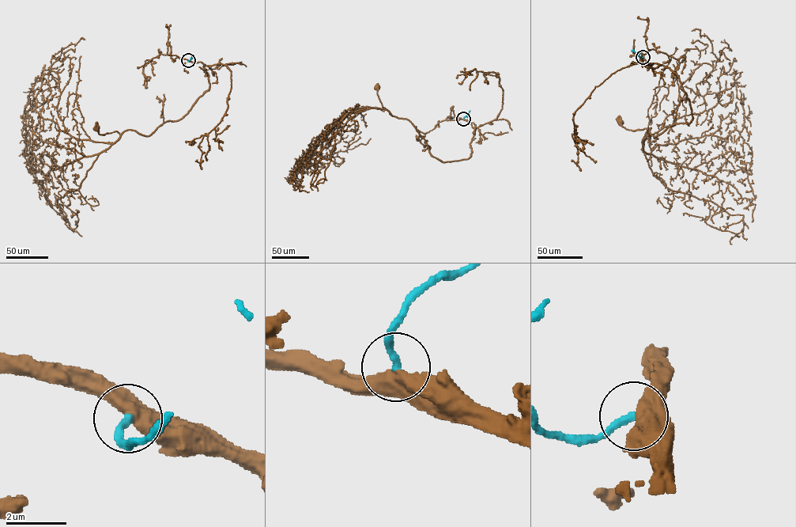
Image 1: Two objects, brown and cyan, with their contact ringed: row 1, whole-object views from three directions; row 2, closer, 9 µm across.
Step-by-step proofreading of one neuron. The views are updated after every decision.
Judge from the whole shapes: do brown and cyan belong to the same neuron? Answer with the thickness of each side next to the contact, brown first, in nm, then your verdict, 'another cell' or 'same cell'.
460/240 nm | same cell

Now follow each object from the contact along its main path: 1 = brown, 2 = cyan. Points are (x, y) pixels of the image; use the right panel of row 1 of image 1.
1: (643, 57), (675, 73), (692, 119), (654, 136), (650, 128), (648, 133), (645, 128), (628, 130), (620, 122)
2: (643, 57), (631, 51)

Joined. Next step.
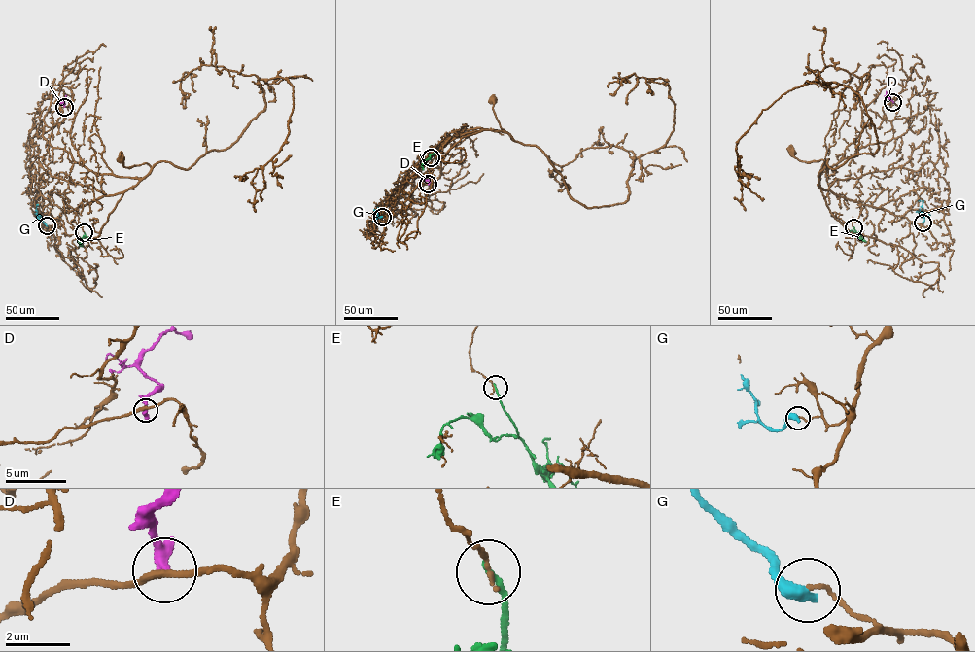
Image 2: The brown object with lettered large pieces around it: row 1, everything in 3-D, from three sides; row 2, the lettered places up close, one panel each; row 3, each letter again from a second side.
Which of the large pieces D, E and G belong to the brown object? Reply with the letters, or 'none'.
none

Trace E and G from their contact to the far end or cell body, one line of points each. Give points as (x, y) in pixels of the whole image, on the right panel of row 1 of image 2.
E: (853, 227), (862, 240), (859, 233)
G: (922, 223), (922, 201), (918, 200)

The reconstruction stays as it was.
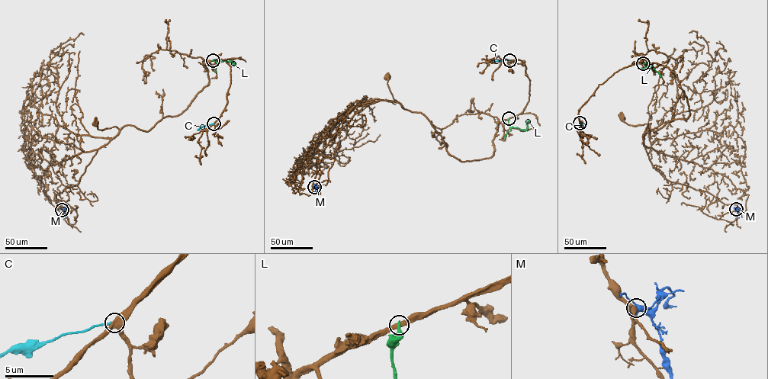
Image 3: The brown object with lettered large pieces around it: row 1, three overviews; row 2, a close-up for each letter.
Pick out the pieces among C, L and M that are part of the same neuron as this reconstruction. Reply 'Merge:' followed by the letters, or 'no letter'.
Merge: no letter

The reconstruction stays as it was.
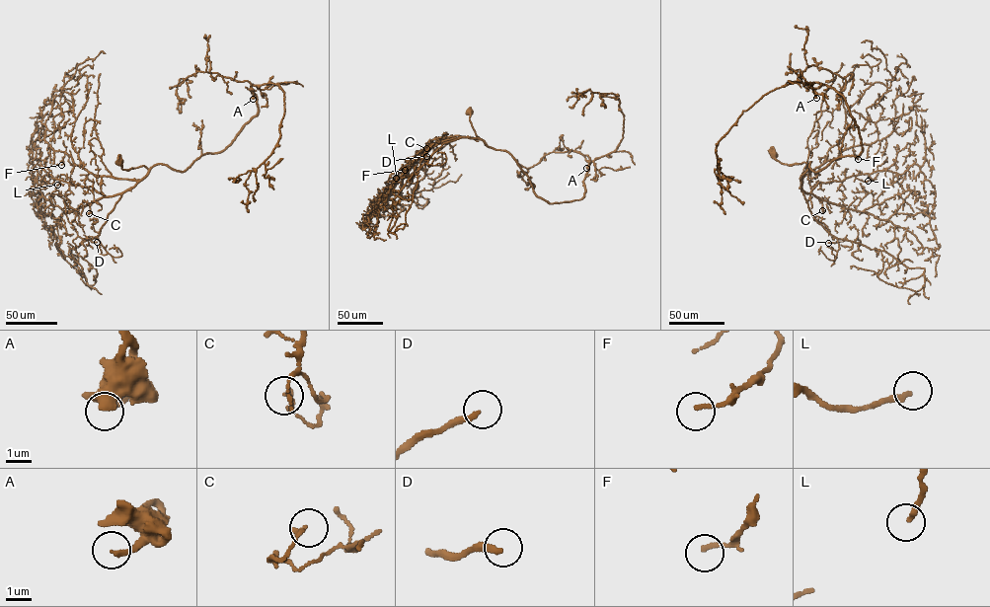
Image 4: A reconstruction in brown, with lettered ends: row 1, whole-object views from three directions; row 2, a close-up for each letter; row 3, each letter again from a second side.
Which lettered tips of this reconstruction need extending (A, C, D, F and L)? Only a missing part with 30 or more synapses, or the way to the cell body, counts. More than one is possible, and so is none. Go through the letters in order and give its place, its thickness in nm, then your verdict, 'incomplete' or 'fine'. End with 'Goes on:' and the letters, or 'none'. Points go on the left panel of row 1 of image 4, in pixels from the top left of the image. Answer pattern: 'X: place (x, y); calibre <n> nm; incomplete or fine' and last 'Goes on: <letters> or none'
A: place (253, 99); calibre 200 nm; incomplete
C: place (89, 213); calibre 140 nm; fine
D: place (97, 242); calibre 240 nm; fine
F: place (61, 165); calibre 160 nm; fine
L: place (57, 185); calibre 220 nm; fine
Goes on: A

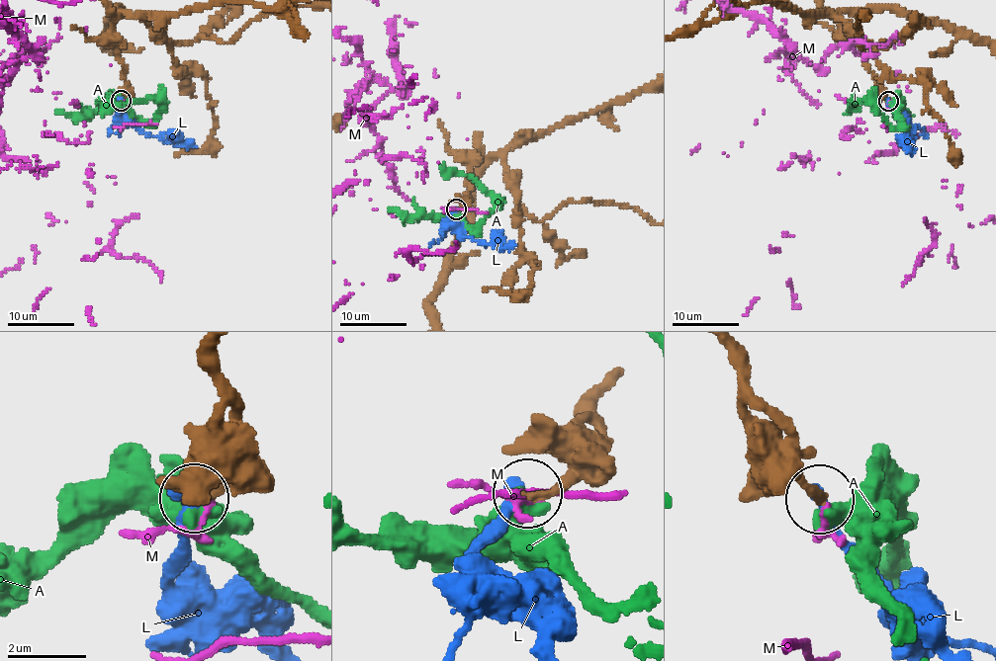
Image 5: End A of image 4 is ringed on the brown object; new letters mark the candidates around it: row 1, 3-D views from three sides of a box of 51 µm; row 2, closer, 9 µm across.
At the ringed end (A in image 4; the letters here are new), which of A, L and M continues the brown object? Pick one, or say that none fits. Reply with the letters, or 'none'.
L

